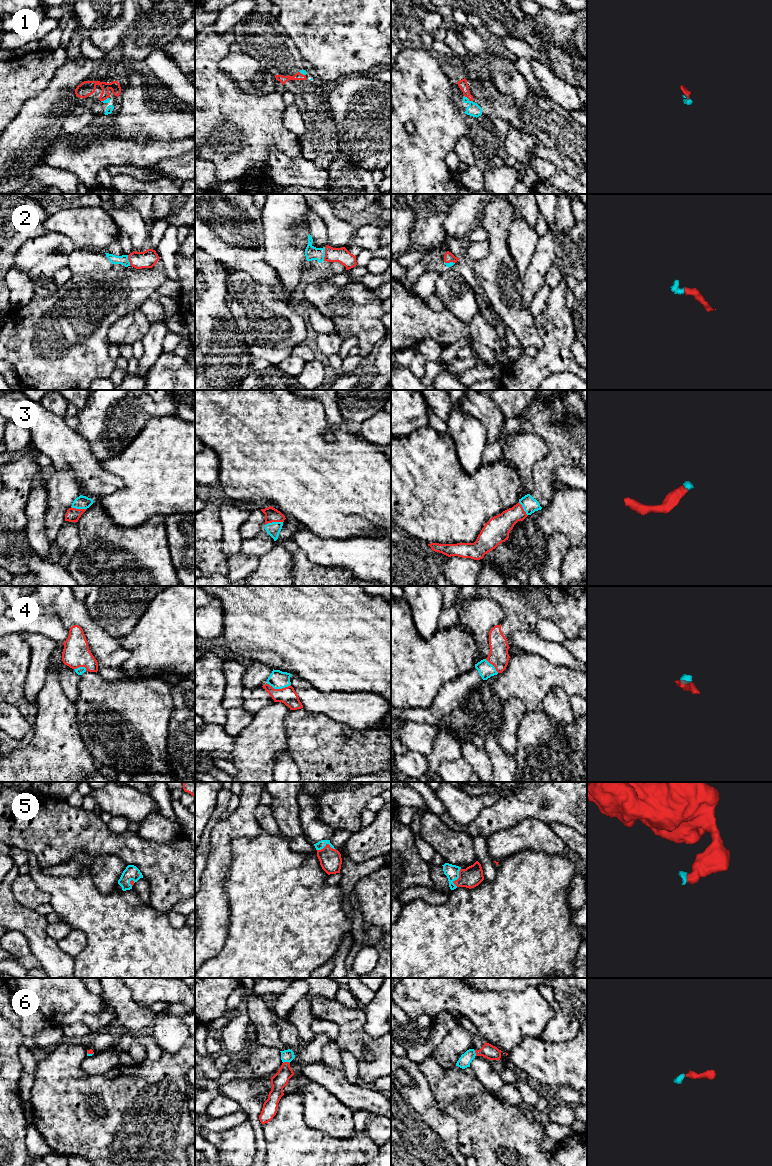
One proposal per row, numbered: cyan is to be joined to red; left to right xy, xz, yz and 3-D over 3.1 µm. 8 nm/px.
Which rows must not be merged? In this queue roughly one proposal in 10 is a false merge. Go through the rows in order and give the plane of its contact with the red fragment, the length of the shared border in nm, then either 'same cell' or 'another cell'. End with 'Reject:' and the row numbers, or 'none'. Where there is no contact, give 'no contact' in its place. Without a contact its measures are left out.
1: meets red in yz; contact 90 nm long; same cell
2: meets red in xz; contact 110 nm long; same cell
3: meets red in xz; contact 150 nm long; same cell
4: meets red in xz; contact 200 nm long; same cell
5: meets red in yz; contact 160 nm long; same cell
6: meets red in xz; contact 60 nm long; same cell
Reject: none

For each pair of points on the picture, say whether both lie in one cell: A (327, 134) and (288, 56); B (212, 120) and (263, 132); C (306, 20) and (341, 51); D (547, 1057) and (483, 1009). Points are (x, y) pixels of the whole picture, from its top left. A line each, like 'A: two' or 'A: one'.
A: one
B: one
C: one
D: two

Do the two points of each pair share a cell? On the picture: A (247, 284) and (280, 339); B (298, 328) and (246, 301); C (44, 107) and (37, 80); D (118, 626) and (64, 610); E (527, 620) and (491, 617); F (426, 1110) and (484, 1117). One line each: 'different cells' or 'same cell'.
A: same cell
B: same cell
C: different cells
D: different cells
E: different cells
F: different cells

